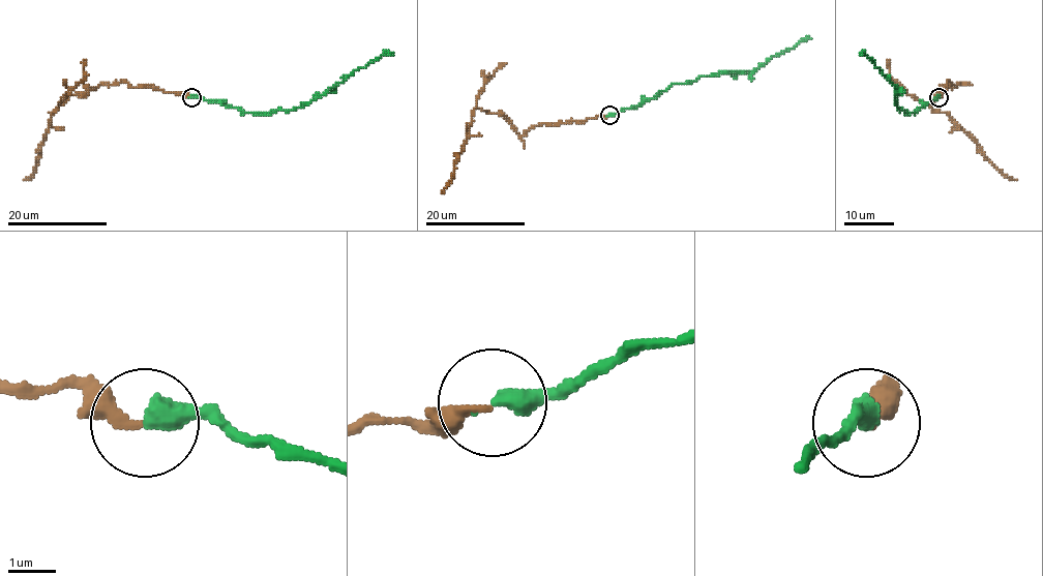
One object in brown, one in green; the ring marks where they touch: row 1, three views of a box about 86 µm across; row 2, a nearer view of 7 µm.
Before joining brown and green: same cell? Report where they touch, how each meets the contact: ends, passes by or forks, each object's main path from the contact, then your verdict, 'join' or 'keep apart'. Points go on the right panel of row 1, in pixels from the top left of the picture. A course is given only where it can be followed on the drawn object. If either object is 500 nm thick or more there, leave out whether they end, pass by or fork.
place (939, 97); brown ends; green ends; course brown (939, 96), (949, 81), (959, 83), (946, 87), (931, 105), (955, 122), (1003, 173), (1017, 180); course green (939, 96), (916, 112), (899, 111), (896, 88), (865, 54), (861, 54); join

